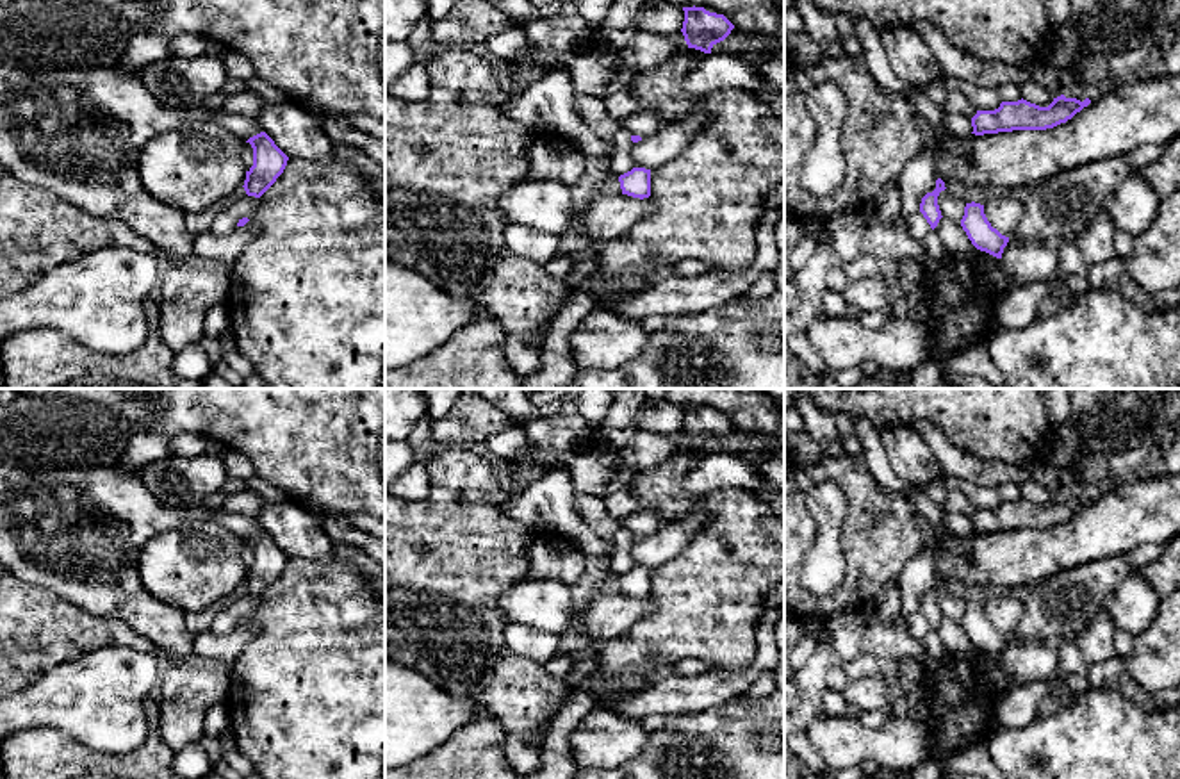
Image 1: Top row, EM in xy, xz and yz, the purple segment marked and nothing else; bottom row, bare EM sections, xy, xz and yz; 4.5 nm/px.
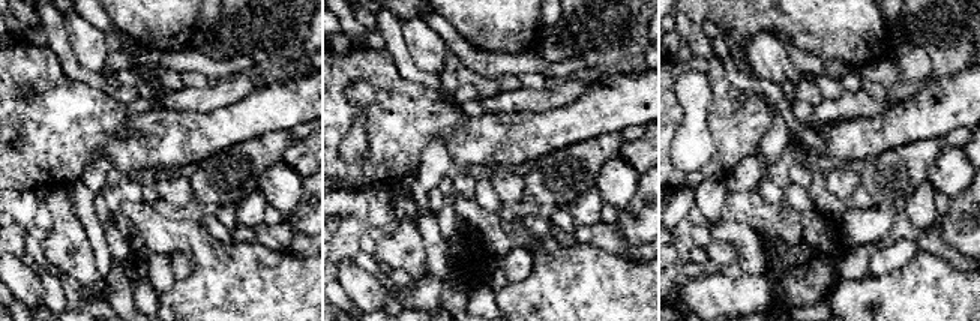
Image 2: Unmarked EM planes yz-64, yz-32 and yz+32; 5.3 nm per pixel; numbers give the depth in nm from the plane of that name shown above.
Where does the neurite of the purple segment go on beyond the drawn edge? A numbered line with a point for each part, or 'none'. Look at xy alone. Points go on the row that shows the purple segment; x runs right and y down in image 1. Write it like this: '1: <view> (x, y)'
none

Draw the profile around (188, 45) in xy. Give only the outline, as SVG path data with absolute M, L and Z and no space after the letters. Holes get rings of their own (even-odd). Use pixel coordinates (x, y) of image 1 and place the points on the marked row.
M182 34L171 39L175 57L194 59L205 52L205 39L194 34Z

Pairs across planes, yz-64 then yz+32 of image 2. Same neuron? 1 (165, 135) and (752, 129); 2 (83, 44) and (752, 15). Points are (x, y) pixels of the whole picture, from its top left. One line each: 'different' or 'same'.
1: same
2: different

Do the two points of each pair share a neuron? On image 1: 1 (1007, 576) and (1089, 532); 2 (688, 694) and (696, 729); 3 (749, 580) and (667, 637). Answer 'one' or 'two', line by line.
1: one
2: two
3: one

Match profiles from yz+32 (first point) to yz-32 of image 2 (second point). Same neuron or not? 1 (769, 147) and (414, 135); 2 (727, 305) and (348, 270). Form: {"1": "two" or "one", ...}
{"1": "two", "2": "one"}

